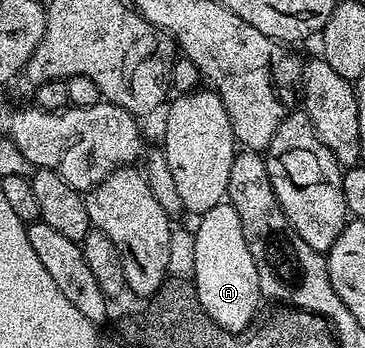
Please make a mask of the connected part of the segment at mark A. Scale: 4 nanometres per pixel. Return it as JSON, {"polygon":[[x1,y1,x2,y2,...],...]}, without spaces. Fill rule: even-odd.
{"polygon":[[230,202,213,206,213,210,198,217,199,225,194,225,195,245,193,246,193,283,201,306,225,330,239,332,248,328,256,319,255,307,261,301,257,266,245,242,245,230,241,230,241,218]]}

